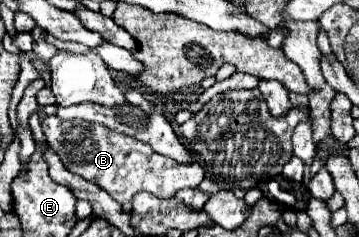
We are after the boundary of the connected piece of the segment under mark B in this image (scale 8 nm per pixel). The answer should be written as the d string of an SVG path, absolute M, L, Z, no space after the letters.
M49 115L43 119L43 133L47 143L59 155L61 163L71 171L81 175L83 179L99 185L107 191L115 201L125 203L131 201L135 193L147 191L161 199L173 197L179 189L199 187L205 177L205 171L199 163L179 165L177 161L155 153L147 143L141 143L133 137L127 137L119 131L107 129L89 121L63 121L57 115Z

